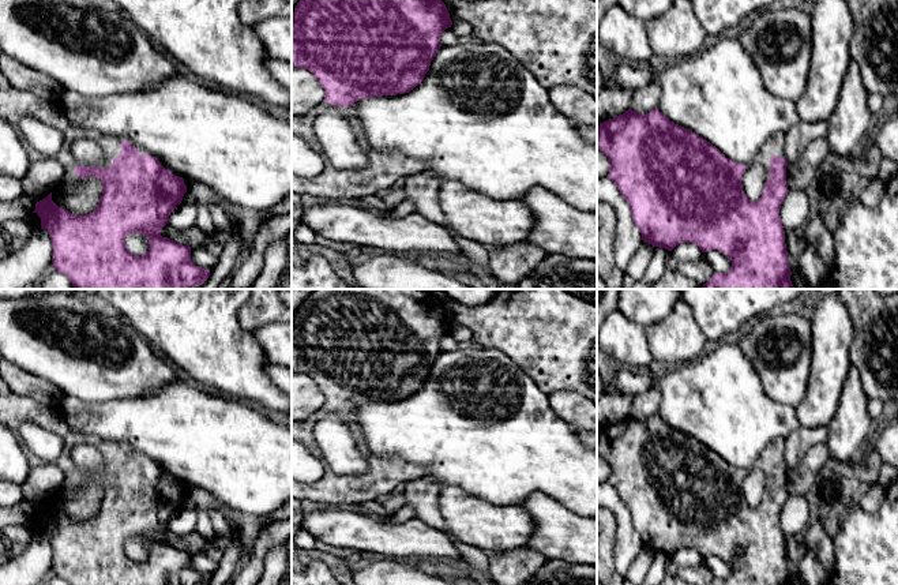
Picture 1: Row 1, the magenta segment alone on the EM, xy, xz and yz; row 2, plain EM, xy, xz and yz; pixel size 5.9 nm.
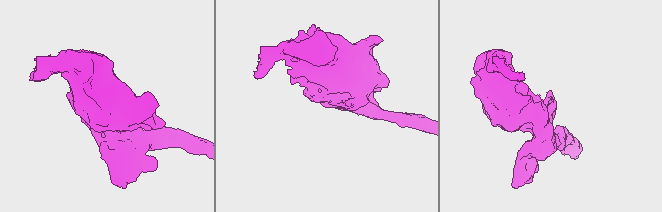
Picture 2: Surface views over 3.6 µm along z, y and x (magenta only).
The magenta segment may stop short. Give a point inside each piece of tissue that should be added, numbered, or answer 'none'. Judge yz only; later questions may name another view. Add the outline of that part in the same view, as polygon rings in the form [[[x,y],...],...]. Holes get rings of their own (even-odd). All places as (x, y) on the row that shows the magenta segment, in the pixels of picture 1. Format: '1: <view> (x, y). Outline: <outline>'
1: yz (774, 145). Outline: [[[778,131],[766,140],[766,143],[759,149],[758,154],[755,155],[754,162],[759,164],[764,169],[766,181],[770,177],[770,157],[777,155],[785,160],[784,146],[785,132]]]

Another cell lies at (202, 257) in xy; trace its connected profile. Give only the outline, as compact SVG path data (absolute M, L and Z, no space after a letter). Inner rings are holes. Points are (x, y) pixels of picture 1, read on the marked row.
M199 245L191 248L191 260L200 269L211 270L218 263L218 259L219 252L208 247Z

